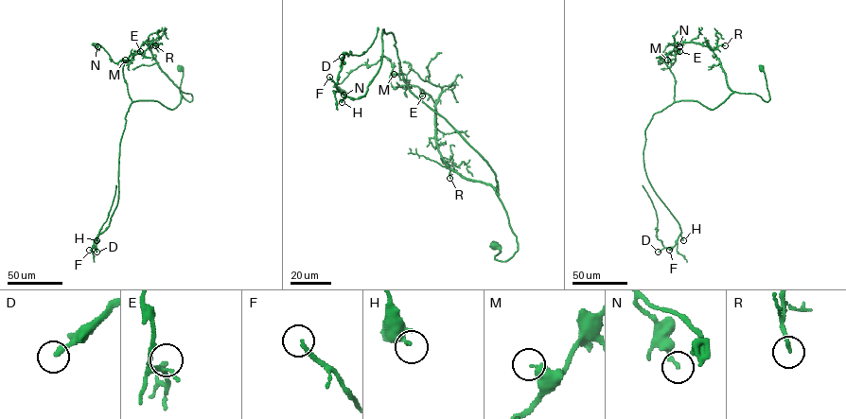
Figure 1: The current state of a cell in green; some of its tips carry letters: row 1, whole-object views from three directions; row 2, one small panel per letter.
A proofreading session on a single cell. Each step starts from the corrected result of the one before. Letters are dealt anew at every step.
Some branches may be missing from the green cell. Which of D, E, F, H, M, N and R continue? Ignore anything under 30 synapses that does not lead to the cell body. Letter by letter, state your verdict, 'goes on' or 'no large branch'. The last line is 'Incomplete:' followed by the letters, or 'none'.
D: goes on
E: no large branch
F: goes on
H: no large branch
M: no large branch
N: no large branch
R: no large branch
Incomplete: D, F

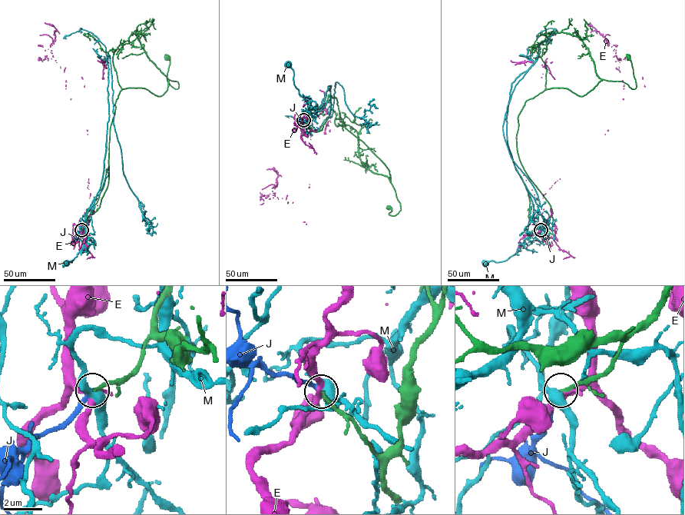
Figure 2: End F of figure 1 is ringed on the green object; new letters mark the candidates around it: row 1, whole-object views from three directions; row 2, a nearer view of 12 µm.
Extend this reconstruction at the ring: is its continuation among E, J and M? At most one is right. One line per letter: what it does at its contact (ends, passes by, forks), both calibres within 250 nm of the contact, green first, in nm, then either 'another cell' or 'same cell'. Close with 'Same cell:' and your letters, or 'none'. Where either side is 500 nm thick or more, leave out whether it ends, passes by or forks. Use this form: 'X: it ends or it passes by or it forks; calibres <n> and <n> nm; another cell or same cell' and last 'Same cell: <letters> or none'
E: it passes by; calibres 220 and 300 nm; another cell
J: it ends; calibres 170 and 200 nm; same cell
M: it passes by; calibres 170 and 440 nm; another cell
Same cell: J

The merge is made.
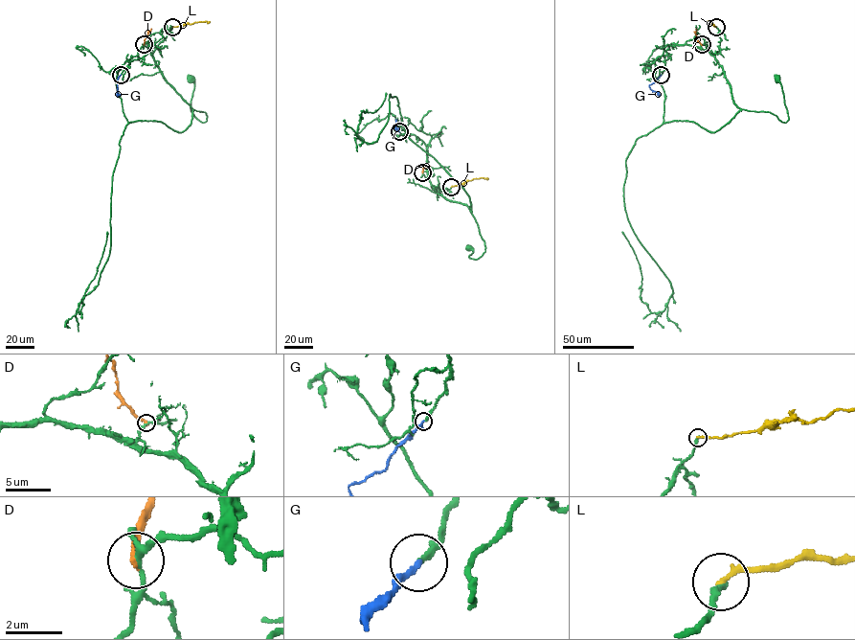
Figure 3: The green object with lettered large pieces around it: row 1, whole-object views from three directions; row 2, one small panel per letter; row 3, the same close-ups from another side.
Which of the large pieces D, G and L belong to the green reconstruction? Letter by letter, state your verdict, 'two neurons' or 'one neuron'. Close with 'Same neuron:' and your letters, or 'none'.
D: two neurons
G: one neuron
L: two neurons
Same neuron: G

